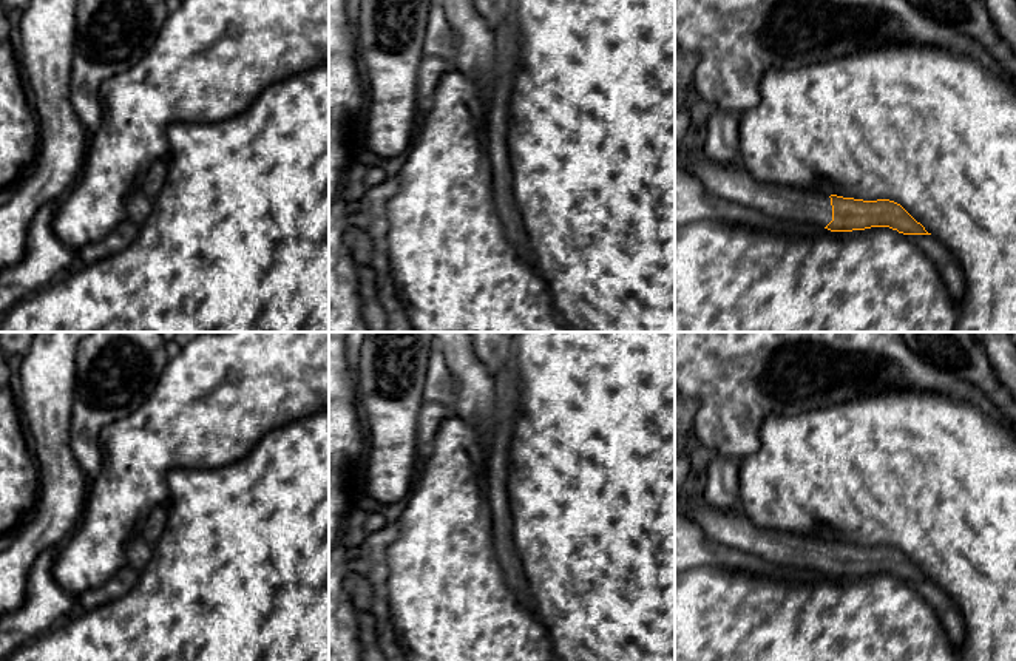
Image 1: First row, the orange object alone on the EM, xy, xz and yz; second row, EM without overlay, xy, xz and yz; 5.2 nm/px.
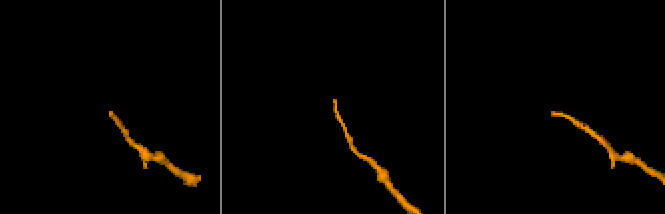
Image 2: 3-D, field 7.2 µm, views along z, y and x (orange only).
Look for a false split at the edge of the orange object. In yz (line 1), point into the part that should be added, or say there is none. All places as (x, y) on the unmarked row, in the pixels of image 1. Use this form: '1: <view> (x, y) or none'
1: yz (740, 530)

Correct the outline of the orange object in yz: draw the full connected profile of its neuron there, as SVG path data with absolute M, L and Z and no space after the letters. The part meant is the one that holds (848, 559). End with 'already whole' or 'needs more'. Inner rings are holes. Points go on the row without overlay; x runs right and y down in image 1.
M744 507L733 513L721 513L709 508L693 510L686 517L698 524L712 541L750 554L774 571L795 573L800 570L815 570L820 575L828 575L831 578L889 573L903 581L931 581L900 550L894 547L863 547L837 541L828 542L817 536L798 536L792 533L764 530L760 527L754 511Z; needs more

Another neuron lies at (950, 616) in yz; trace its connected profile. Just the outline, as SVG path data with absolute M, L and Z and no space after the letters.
M906 581L928 604L936 607L936 615L956 650L965 642L965 622L951 596L933 581Z

